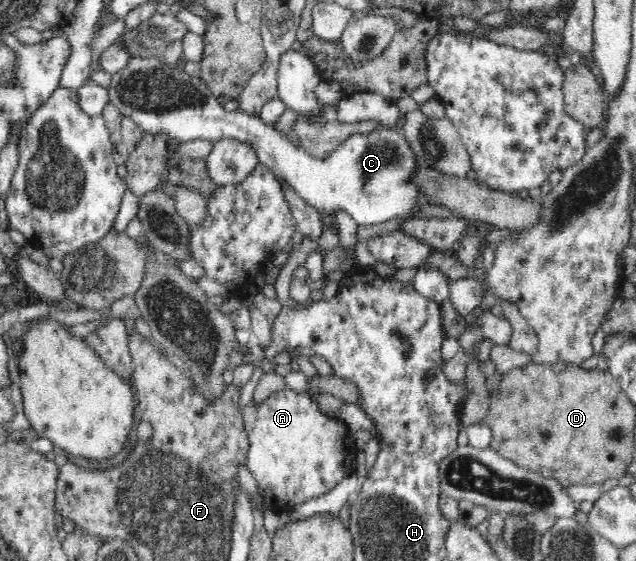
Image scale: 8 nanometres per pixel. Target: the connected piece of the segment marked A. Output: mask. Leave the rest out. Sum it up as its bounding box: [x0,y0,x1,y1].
[246,387,356,504]

